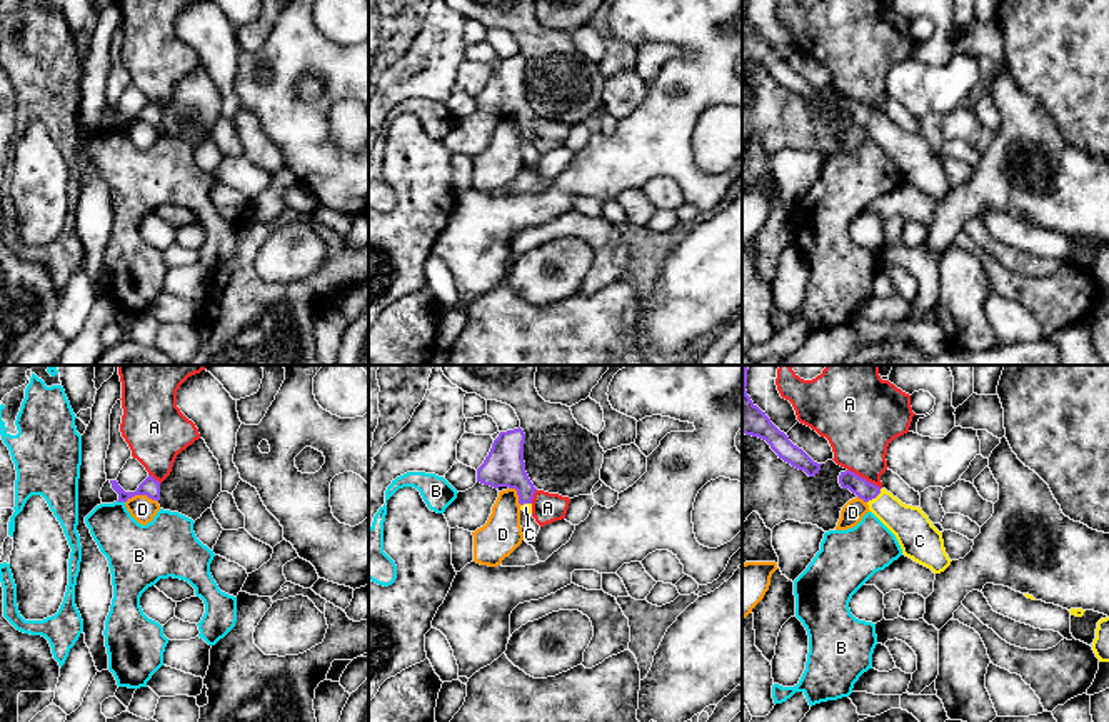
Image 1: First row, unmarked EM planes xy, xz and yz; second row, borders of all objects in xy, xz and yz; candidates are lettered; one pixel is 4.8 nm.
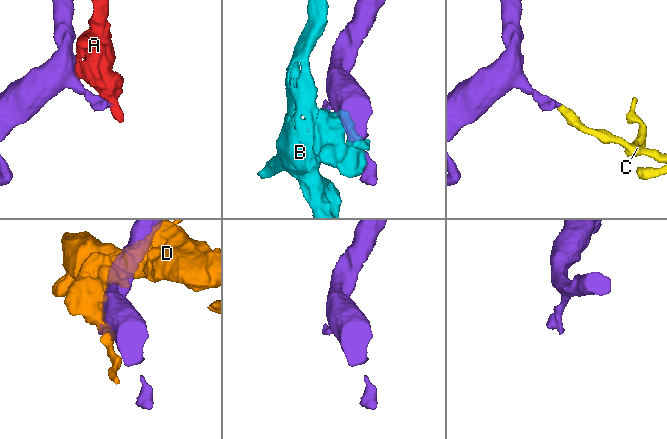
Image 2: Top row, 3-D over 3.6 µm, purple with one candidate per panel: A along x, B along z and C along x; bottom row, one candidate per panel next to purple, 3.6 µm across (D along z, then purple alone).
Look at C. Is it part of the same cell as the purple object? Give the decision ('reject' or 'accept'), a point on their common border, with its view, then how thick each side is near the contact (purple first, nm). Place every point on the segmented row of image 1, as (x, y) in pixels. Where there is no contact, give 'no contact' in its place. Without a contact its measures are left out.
accept | yz (874, 497) | 90/190 nm

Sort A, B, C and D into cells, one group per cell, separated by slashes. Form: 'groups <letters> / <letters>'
groups A / B / C / D

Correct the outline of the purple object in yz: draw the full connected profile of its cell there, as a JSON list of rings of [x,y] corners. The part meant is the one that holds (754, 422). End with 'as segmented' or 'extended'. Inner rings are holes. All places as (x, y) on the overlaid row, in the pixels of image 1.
[[[742,365],[742,434],[765,440],[770,449],[792,467],[804,470],[809,477],[819,474],[820,465],[814,462],[802,449],[794,445],[770,419],[747,395],[747,365]]]; as segmented

